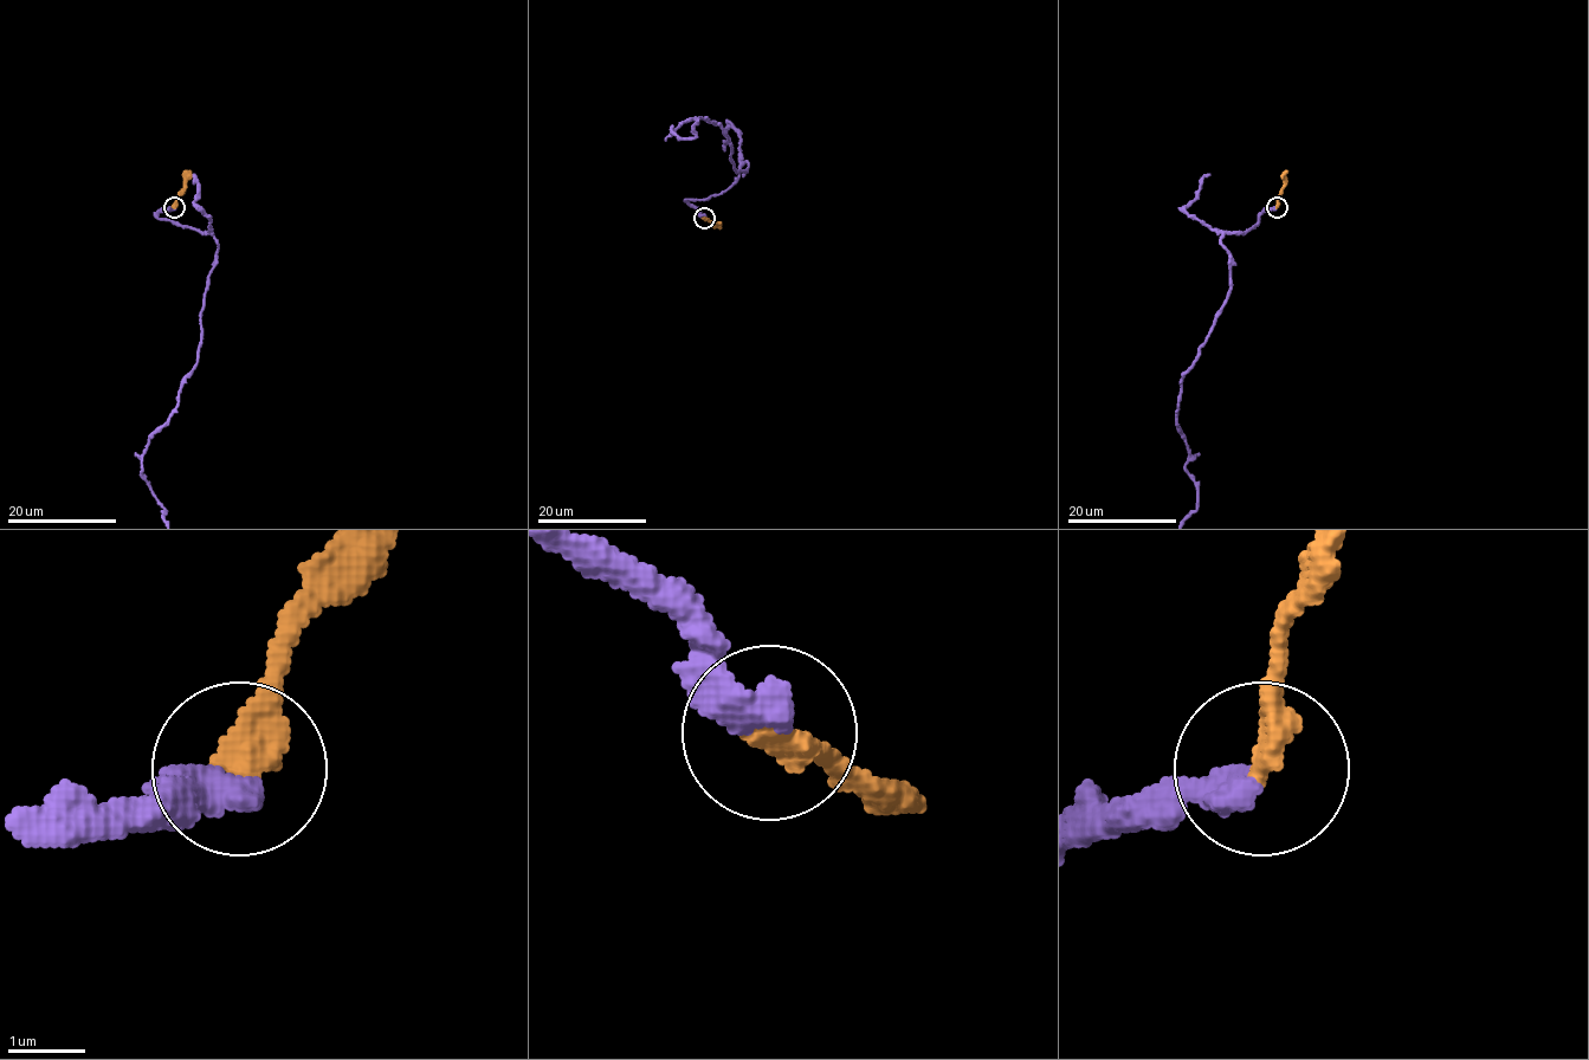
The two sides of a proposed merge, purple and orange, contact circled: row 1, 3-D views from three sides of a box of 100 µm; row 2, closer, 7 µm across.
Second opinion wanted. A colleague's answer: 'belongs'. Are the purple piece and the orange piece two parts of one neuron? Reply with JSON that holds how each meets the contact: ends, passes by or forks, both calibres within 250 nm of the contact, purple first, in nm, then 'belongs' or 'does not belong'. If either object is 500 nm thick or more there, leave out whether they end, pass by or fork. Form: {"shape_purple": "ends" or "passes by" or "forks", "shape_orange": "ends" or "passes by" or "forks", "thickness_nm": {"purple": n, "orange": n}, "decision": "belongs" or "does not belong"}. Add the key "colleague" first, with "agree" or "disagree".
{"colleague": "agree", "thickness_nm": {"purple": 500, "orange": 440}, "decision": "belongs"}

